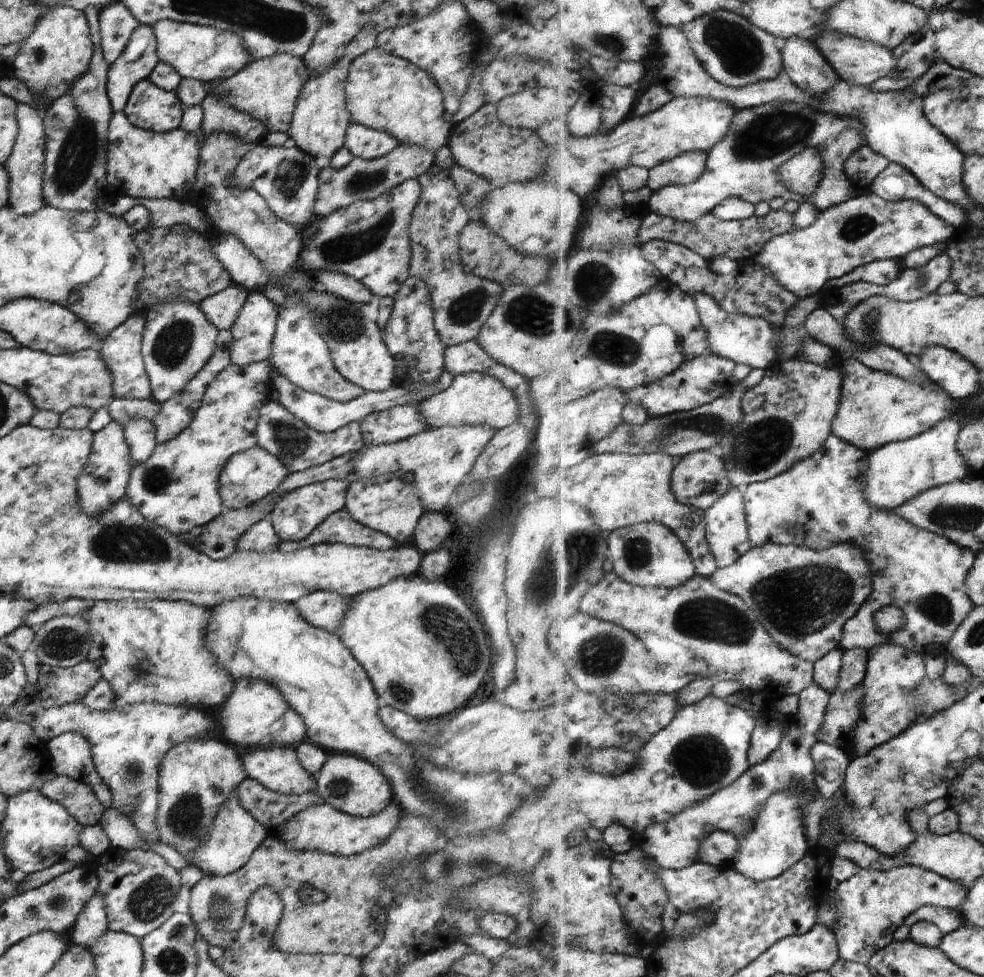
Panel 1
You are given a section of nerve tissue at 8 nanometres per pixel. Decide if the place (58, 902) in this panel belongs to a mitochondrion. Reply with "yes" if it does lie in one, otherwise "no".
yes

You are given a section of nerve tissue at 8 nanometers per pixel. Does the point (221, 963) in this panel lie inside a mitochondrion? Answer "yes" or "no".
no

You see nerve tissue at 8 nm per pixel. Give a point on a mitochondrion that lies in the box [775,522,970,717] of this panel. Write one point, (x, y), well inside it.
(937, 608)

